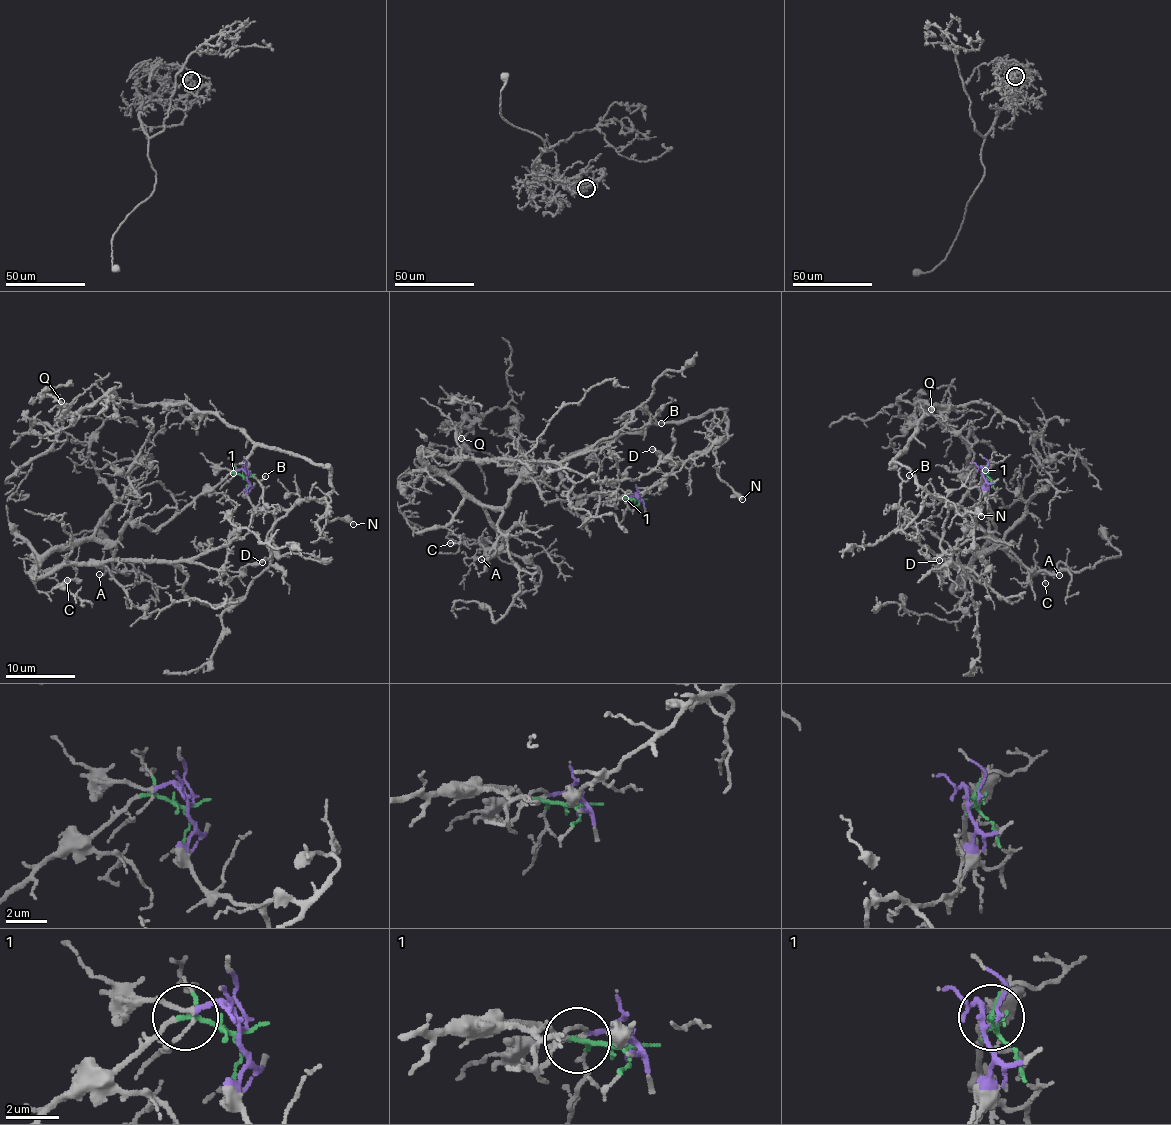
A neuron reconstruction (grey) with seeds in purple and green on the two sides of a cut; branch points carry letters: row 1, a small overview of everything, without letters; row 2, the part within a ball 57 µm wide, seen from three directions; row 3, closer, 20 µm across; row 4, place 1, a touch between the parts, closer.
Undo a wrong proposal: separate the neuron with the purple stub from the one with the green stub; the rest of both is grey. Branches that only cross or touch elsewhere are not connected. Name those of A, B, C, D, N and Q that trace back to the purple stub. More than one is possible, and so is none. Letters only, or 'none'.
B, D, N, Q

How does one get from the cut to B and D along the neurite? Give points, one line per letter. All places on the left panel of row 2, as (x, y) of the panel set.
B: (249, 476), (247, 497), (264, 511), (323, 500), (333, 489), (324, 465), (256, 446), (245, 468), (265, 476)
D: (249, 476), (247, 497), (254, 504), (264, 511), (282, 508), (285, 511), (267, 534), (269, 555), (262, 562)

